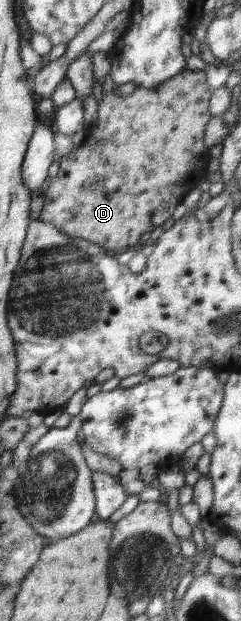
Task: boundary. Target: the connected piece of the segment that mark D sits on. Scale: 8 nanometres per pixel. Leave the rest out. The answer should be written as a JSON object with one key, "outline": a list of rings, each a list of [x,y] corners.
{"outline":[[[185,68],[173,78],[160,83],[154,89],[138,86],[134,92],[128,95],[117,93],[117,88],[110,92],[104,92],[99,104],[98,122],[88,129],[88,134],[80,145],[76,145],[76,148],[60,157],[58,174],[51,179],[51,184],[45,192],[44,205],[39,220],[52,224],[57,230],[60,229],[60,233],[66,233],[71,237],[82,237],[82,239],[92,243],[98,243],[100,247],[104,247],[106,250],[124,249],[124,247],[132,246],[140,247],[141,235],[151,232],[155,227],[169,224],[174,209],[182,201],[183,197],[190,189],[196,188],[200,181],[208,175],[207,166],[211,157],[208,153],[209,149],[204,145],[204,130],[206,130],[206,124],[212,117],[209,112],[210,96],[211,91],[206,83],[205,71],[188,68]]]}

